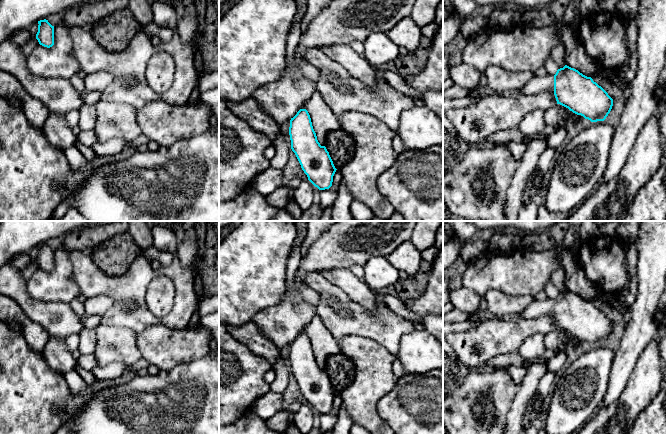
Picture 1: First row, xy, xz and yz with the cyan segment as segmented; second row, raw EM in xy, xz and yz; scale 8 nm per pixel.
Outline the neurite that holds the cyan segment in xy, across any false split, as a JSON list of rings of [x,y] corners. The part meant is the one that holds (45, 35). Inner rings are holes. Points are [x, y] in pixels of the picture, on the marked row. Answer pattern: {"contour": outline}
{"contour": [[[46,19],[38,21],[38,24],[36,39],[39,44],[47,48],[52,47],[54,45],[54,26]]]}

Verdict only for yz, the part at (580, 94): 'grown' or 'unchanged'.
grown

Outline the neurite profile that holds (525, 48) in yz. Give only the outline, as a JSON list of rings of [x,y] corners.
[[[521,23],[509,31],[492,31],[485,28],[476,37],[467,41],[465,48],[461,52],[462,62],[481,72],[491,66],[499,66],[509,72],[535,71],[544,67],[545,62],[551,59],[551,51],[559,42],[561,42],[561,38],[557,34],[556,26],[536,27]]]

